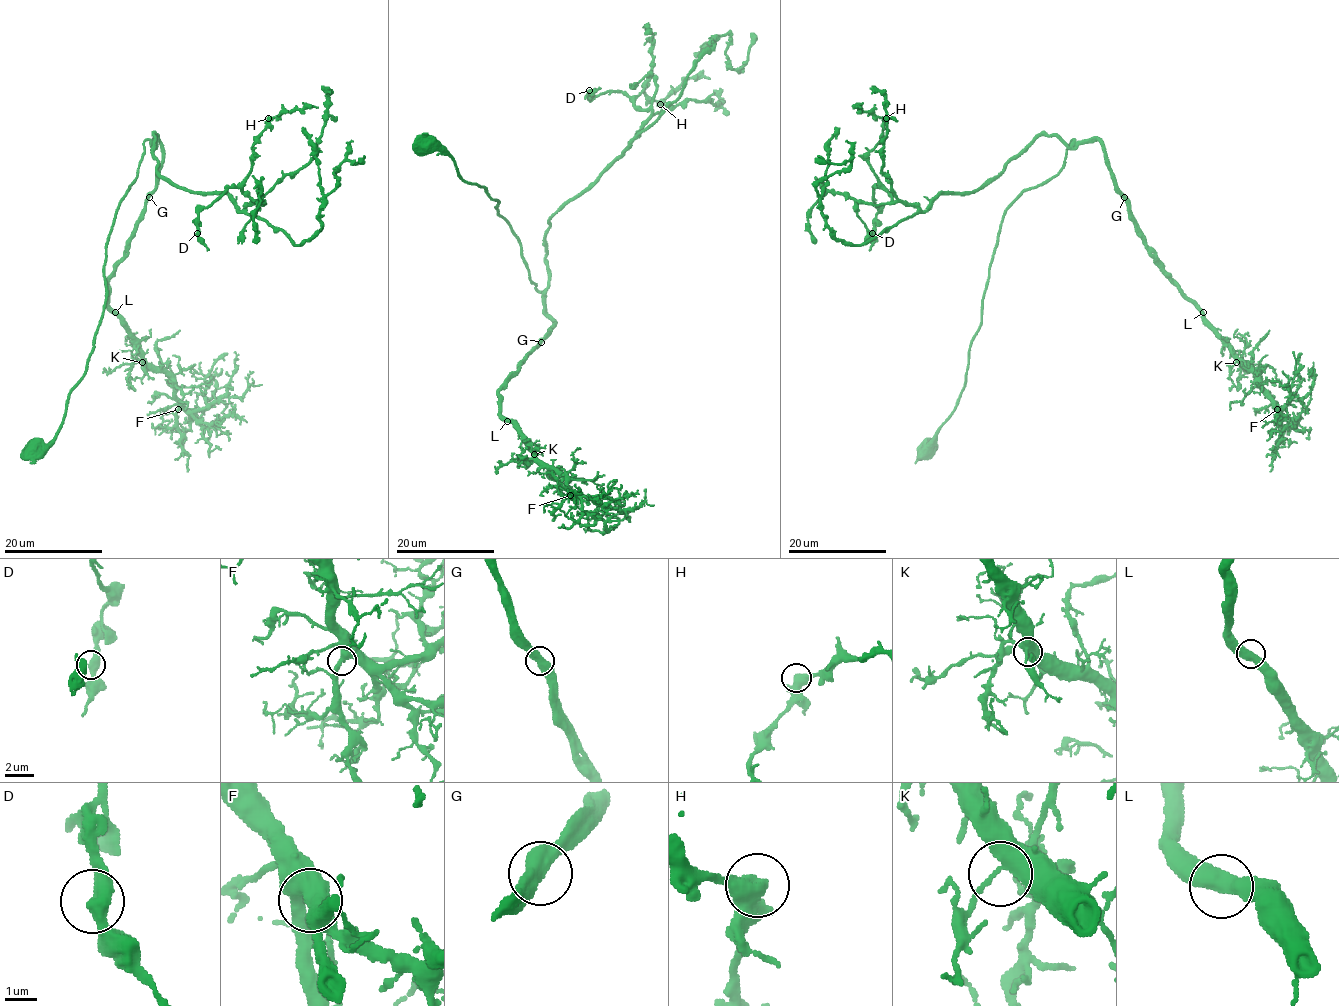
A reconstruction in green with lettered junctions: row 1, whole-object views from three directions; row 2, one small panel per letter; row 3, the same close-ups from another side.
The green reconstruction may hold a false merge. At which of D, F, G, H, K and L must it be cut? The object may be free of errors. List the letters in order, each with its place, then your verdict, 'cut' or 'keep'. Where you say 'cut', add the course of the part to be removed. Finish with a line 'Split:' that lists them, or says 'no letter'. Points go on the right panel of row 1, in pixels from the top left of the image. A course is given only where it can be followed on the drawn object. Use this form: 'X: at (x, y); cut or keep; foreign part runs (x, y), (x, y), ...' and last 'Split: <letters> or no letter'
D: at (872, 233); keep
F: at (1277, 409); keep
G: at (1124, 197); keep
H: at (886, 118); keep
K: at (1236, 362); keep
L: at (1203, 312); keep
Split: no letter

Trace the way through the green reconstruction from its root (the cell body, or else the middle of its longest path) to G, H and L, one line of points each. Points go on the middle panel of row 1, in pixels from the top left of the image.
G: (423, 144), (444, 151), (466, 183), (484, 186), (497, 201), (543, 294), (543, 312), (554, 322), (540, 342)
H: (423, 144), (497, 201), (543, 291), (549, 220), (637, 136), (651, 112), (634, 105), (644, 86), (660, 104)
L: (423, 144), (444, 151), (466, 183), (497, 201), (554, 322), (498, 391), (507, 421)

